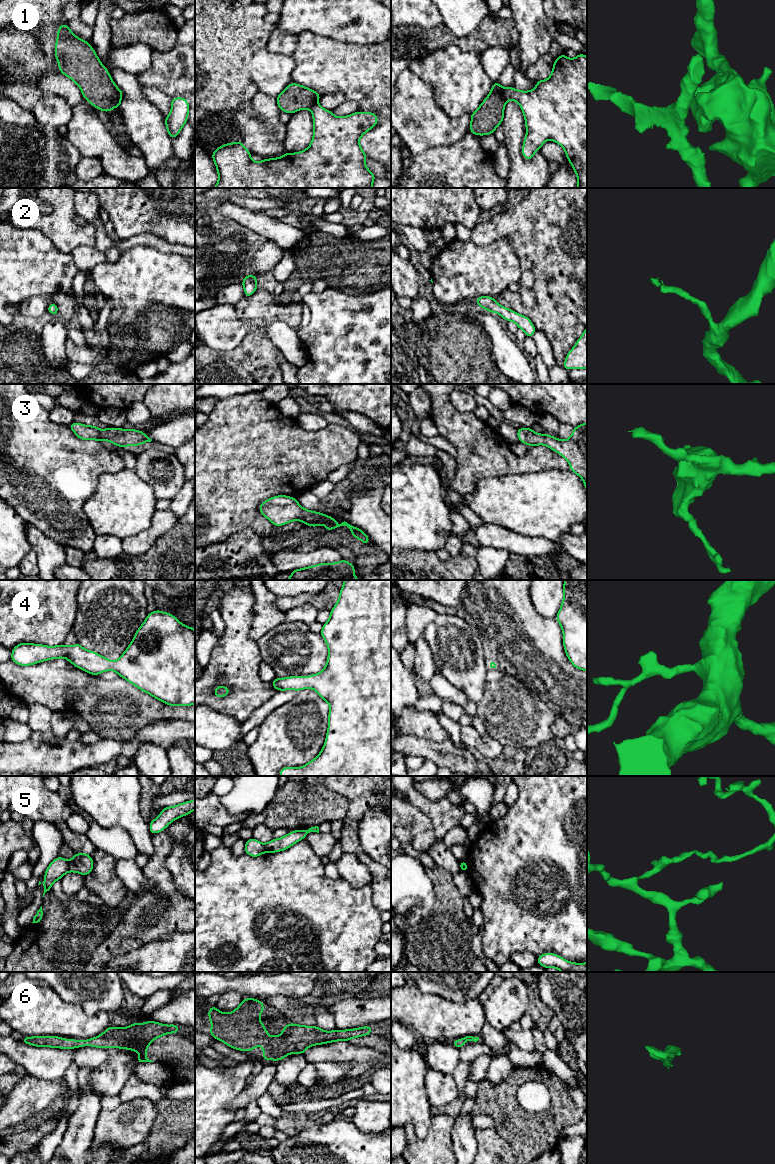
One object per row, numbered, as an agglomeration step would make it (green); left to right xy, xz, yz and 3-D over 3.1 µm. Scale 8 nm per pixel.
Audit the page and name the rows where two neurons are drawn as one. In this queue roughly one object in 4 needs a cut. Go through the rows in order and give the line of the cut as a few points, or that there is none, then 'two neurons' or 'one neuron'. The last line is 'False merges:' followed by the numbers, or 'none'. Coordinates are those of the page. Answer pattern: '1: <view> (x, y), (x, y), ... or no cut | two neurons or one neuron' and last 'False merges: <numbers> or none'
1: yz (503, 88), (503, 94), (506, 99) | two neurons
2: no cut | one neuron
3: no cut | one neuron
4: no cut | one neuron
5: xy (69, 861), (68, 870) | two neurons
6: no cut | one neuron
False merges: 1, 5

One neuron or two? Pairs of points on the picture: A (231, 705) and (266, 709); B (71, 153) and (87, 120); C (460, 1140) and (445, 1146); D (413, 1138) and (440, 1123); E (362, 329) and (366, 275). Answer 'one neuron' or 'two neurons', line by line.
A: two neurons
B: two neurons
C: two neurons
D: one neuron
E: two neurons

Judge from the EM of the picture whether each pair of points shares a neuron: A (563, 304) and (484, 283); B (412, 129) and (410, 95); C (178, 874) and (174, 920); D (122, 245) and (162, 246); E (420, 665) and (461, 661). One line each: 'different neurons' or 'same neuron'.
A: different neurons
B: same neuron
C: different neurons
D: same neuron
E: different neurons

